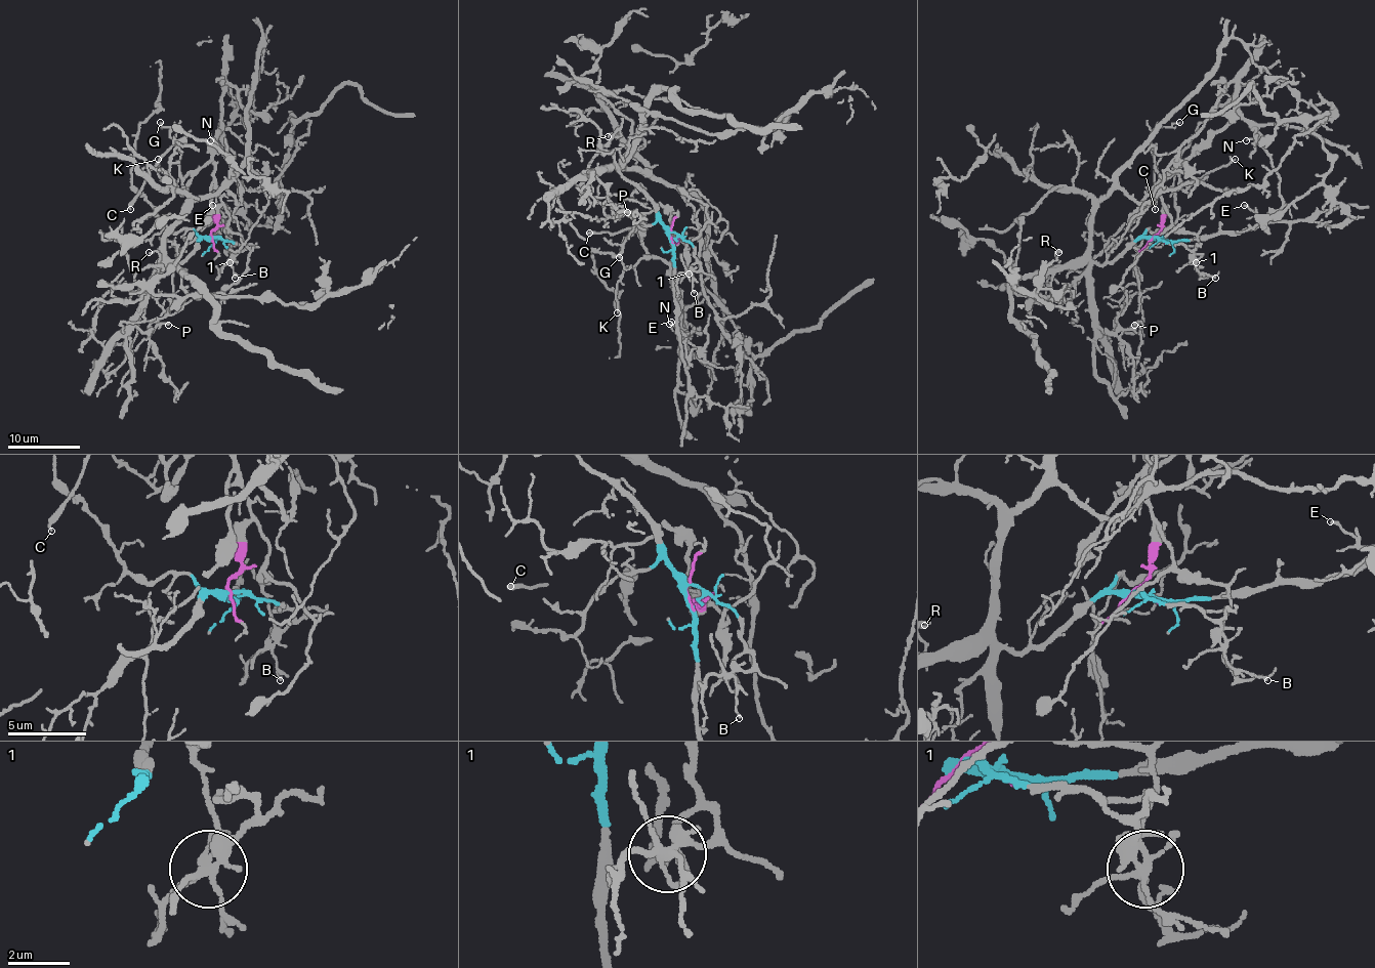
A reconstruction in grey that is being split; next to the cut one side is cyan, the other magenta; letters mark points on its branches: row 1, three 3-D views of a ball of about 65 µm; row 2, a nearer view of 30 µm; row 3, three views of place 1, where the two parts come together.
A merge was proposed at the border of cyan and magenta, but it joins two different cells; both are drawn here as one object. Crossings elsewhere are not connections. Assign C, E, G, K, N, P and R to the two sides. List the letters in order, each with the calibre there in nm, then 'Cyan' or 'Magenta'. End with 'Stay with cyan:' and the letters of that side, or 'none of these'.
C: Thickness 240 nm. Magenta
E: Thickness 170 nm. Magenta
G: Thickness 130 nm. Magenta
K: Thickness 150 nm. Magenta
N: Thickness 130 nm. Magenta
P: Thickness 180 nm. Cyan
R: Thickness 120 nm. Cyan
Stay with cyan: P, R

